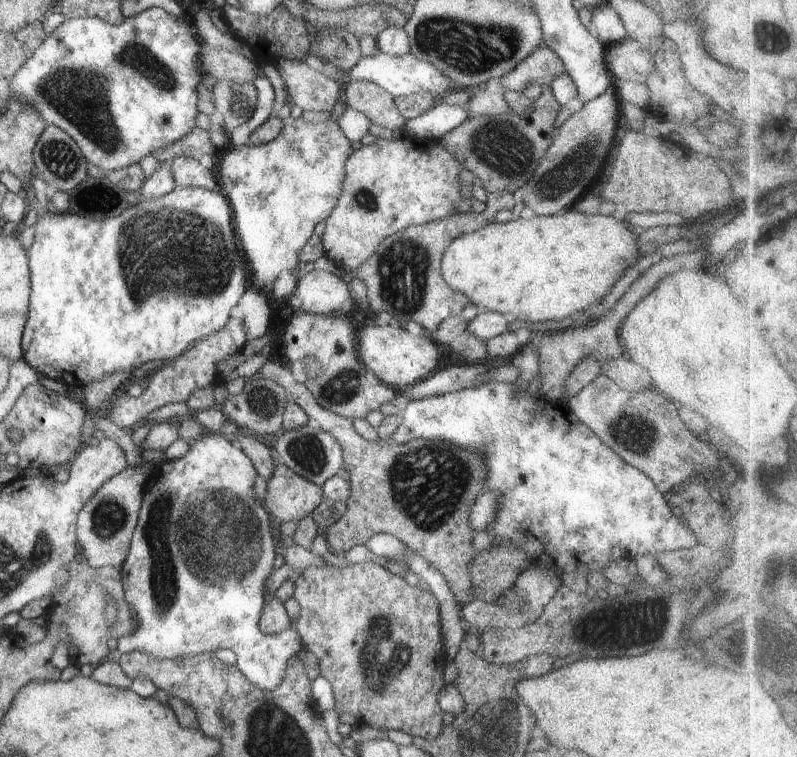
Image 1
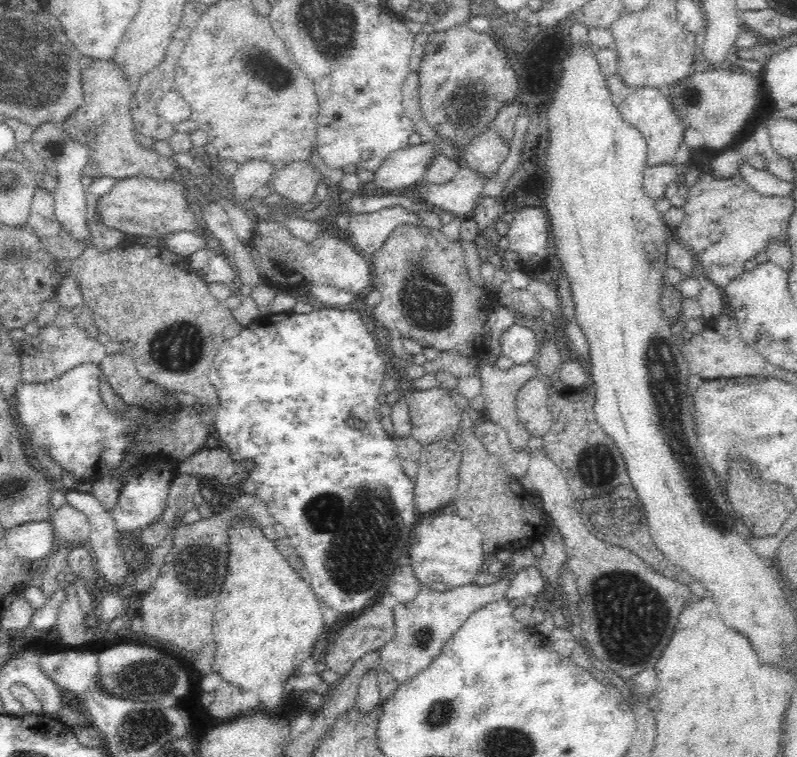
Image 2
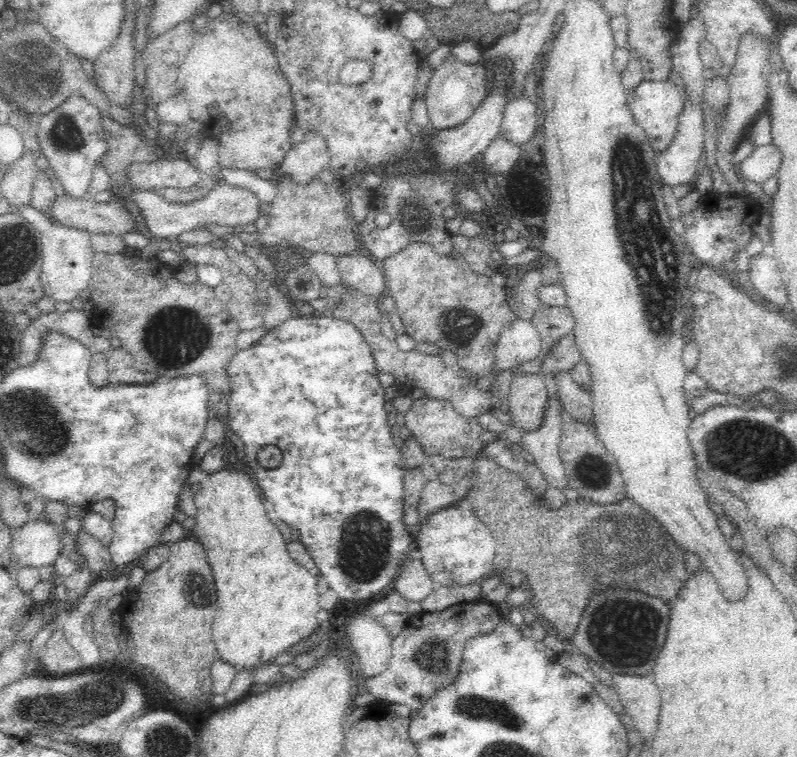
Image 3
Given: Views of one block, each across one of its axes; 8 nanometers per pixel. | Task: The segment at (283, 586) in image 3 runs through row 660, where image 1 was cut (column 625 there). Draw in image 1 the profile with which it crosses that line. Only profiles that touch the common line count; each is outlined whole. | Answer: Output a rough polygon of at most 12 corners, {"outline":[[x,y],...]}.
{"outline":[[613,216],[495,221],[446,284],[534,323],[601,302],[638,262]]}

